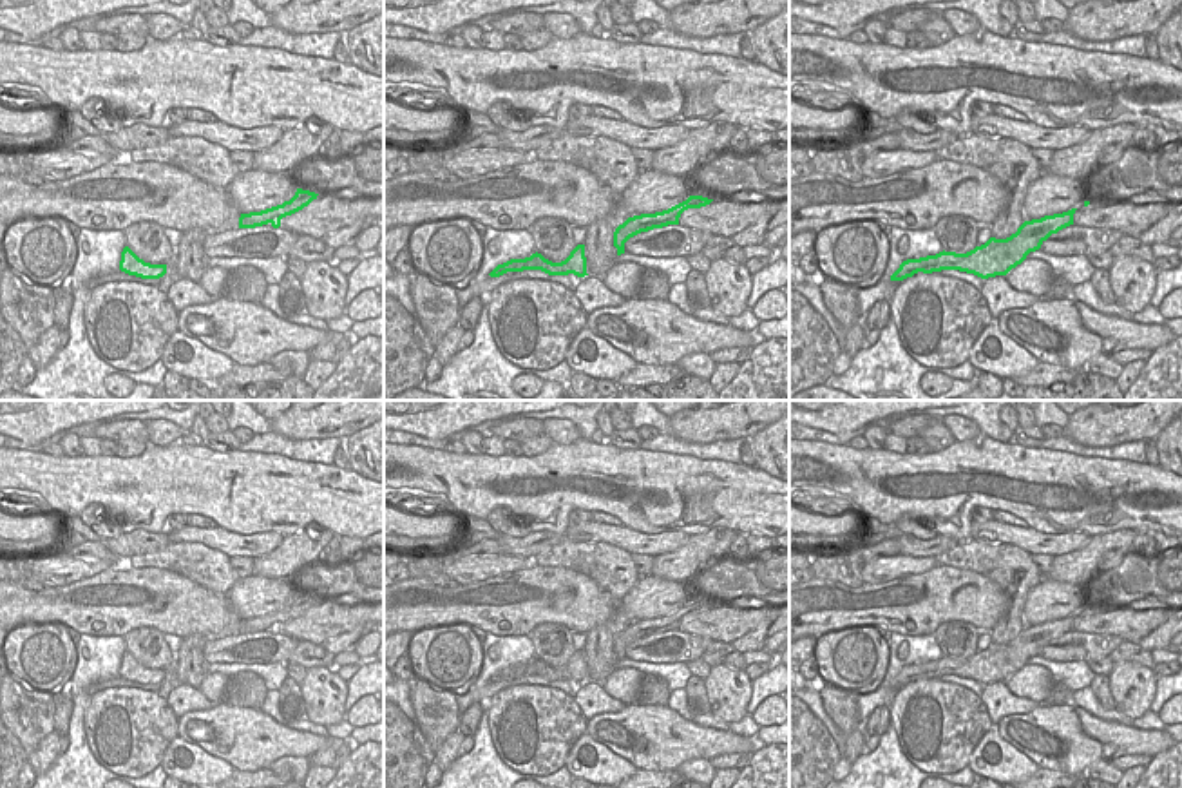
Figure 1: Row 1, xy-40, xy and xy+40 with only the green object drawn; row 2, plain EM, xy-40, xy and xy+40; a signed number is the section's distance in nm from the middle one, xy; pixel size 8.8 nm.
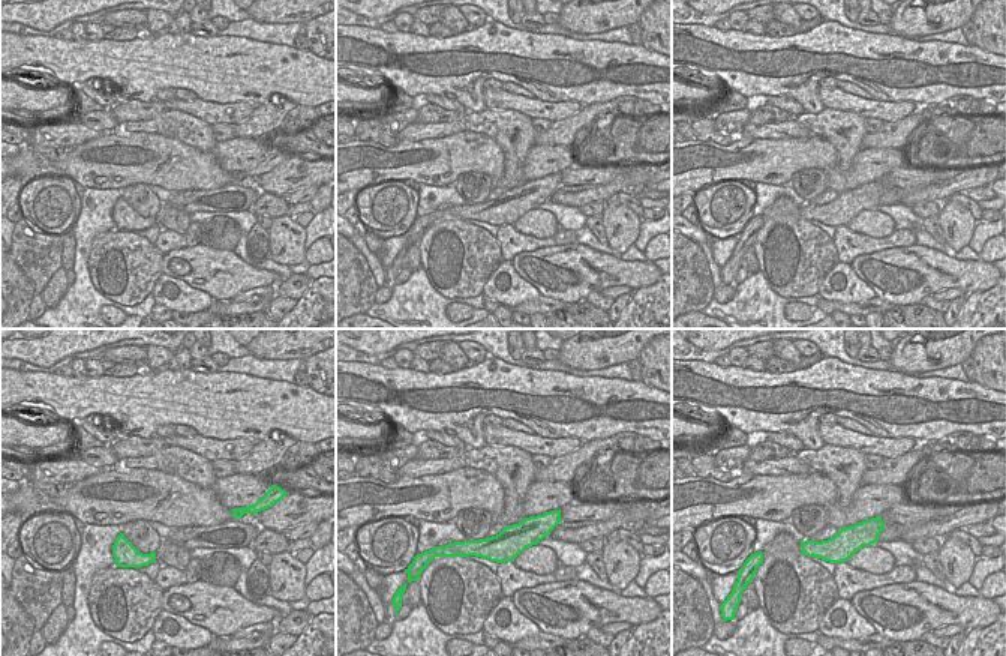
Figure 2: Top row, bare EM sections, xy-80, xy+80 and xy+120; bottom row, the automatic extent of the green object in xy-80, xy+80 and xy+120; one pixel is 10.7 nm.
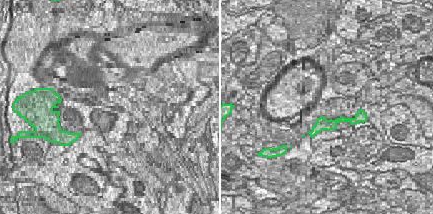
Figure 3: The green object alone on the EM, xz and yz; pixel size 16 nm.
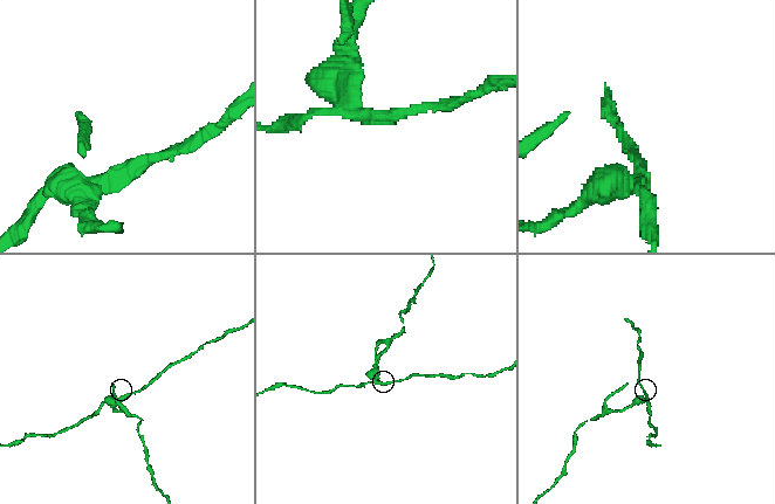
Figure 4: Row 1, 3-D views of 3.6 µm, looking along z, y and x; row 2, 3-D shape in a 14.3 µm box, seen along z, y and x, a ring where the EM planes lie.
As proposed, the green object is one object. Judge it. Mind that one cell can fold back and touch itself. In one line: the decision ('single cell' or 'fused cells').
fused cells

